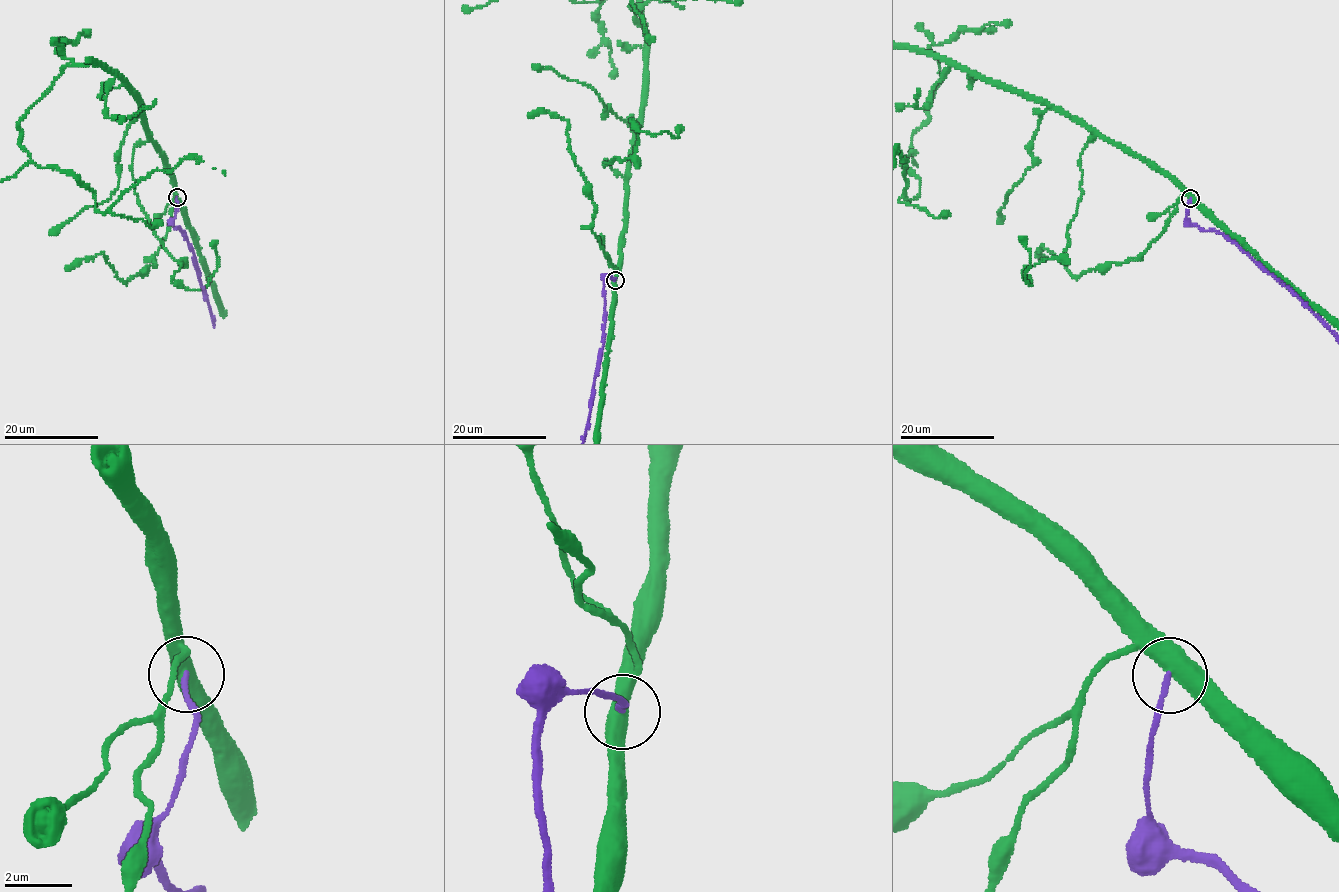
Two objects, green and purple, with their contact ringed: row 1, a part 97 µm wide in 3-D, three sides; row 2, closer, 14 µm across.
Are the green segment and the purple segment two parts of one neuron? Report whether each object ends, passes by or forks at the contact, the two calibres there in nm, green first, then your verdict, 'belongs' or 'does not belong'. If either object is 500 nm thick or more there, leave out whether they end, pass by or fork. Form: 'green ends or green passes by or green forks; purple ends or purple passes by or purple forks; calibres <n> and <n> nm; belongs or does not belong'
calibres 500 and 140 nm; does not belong

